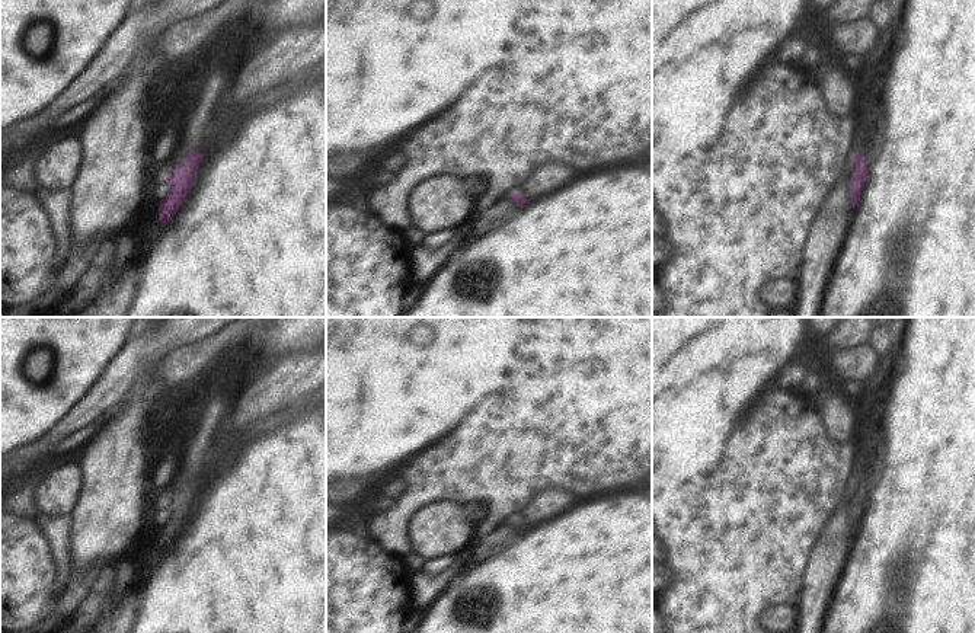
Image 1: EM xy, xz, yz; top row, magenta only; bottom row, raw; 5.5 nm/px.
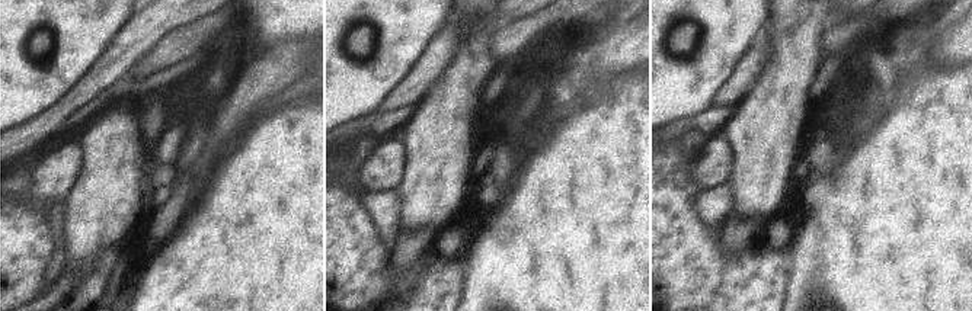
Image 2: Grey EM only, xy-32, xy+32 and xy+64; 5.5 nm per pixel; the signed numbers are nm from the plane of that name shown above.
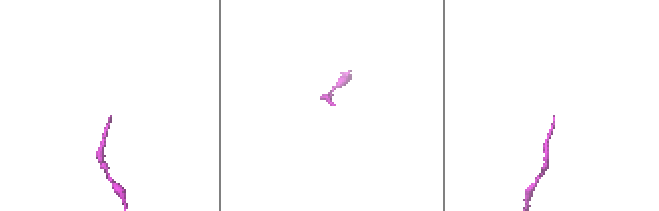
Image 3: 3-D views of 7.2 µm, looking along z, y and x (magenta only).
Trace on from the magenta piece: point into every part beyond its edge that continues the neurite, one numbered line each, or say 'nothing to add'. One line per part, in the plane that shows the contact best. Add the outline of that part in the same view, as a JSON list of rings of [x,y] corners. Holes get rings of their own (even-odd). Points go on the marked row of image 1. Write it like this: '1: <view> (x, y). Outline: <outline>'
1: xy (182, 147). Outline: [[[180,140],[176,143],[176,148],[173,151],[173,157],[167,160],[164,166],[164,175],[170,175],[176,170],[178,163],[183,162],[191,151],[191,144],[186,140]]]

